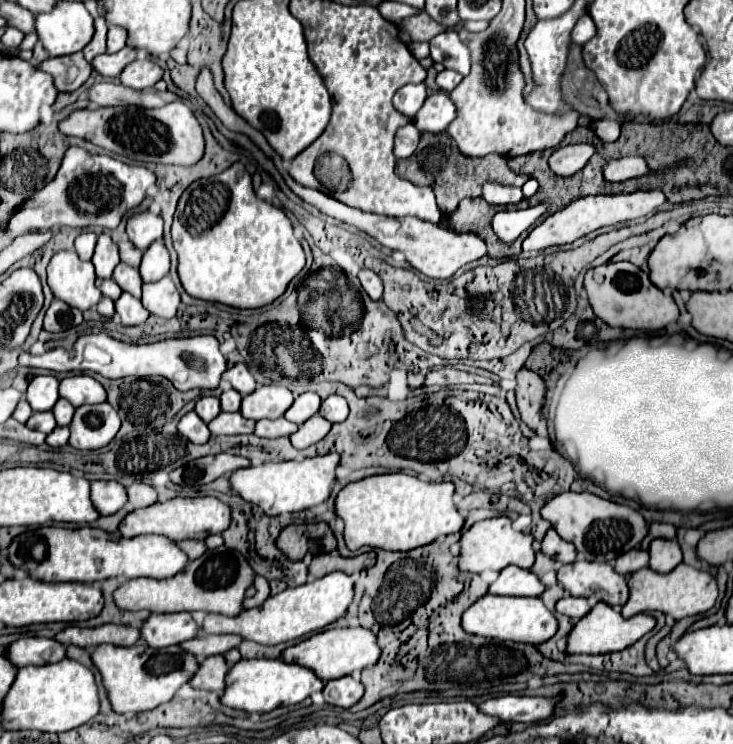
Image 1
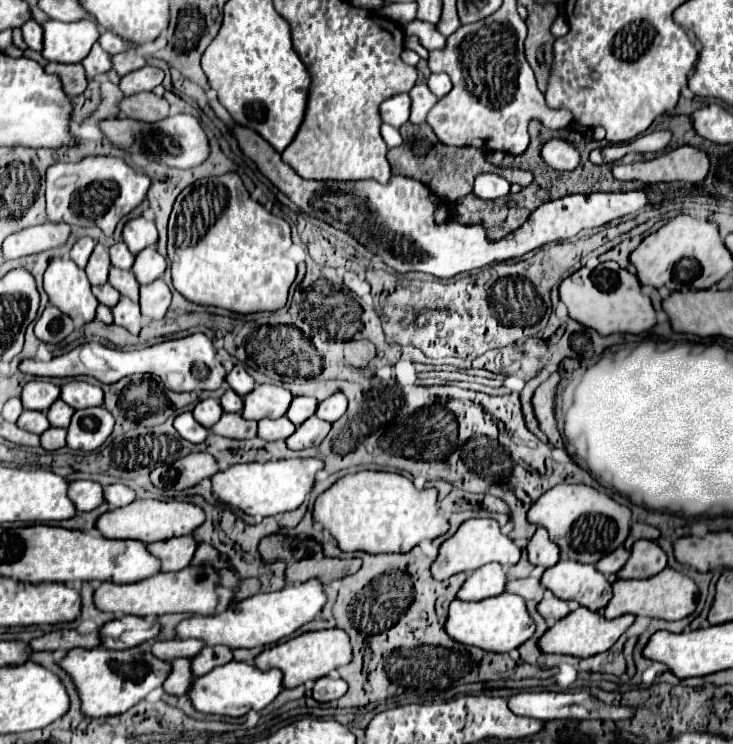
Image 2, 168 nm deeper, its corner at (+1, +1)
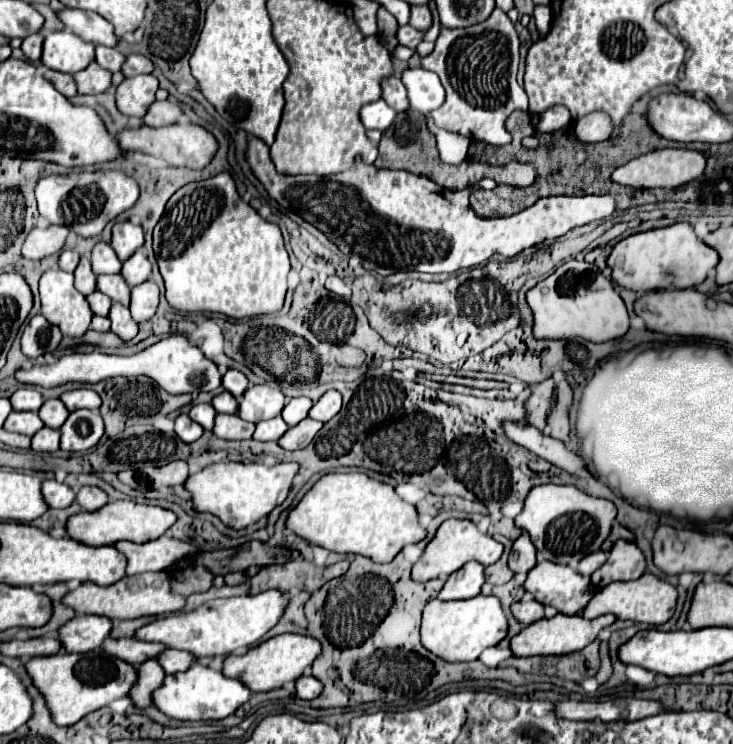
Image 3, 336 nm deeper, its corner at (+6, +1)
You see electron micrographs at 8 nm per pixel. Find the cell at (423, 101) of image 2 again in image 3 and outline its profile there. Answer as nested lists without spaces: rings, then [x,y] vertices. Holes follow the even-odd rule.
[[[390,76],[390,78],[382,80],[382,100],[386,104],[390,104],[390,108],[394,108],[396,112],[402,112],[408,108],[406,90],[398,76]]]

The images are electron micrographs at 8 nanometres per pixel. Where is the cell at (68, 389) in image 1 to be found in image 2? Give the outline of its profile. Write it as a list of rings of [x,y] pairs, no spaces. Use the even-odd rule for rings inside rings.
[[[71,380],[61,386],[61,400],[75,410],[87,406],[103,406],[103,390],[85,380]]]

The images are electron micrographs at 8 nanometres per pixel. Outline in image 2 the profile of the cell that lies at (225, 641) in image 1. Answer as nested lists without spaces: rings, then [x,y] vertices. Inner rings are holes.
[[[187,638],[187,640],[159,640],[155,642],[153,646],[153,654],[161,660],[173,660],[173,658],[193,658],[197,656],[201,650],[203,650],[203,642],[201,640],[193,640],[193,638]]]

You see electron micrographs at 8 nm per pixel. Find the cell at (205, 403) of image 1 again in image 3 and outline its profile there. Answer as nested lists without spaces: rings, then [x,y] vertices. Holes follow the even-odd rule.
[[[196,404],[190,410],[190,418],[194,422],[198,422],[204,430],[212,430],[214,428],[214,416],[216,416],[216,410],[214,410],[212,404]]]

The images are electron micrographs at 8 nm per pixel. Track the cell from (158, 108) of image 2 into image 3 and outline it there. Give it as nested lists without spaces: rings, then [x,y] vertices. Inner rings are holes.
[[[164,100],[164,102],[154,102],[146,116],[144,116],[144,124],[146,126],[152,126],[152,128],[160,128],[160,126],[170,126],[170,124],[176,124],[178,120],[182,118],[182,110],[180,106]]]

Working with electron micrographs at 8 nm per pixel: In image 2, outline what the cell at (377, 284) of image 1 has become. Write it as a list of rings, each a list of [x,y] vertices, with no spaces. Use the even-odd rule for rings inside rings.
[[[345,272],[345,284],[349,286],[351,292],[355,292],[357,296],[367,296],[371,290],[369,290],[369,284],[365,278],[359,278],[355,272]]]

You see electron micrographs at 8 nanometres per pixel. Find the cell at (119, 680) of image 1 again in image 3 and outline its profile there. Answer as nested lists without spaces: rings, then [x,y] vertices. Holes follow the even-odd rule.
[[[62,650],[52,656],[30,658],[24,668],[36,690],[42,694],[54,724],[58,726],[72,726],[86,714],[104,708],[108,702],[124,698],[136,682],[136,668],[132,664],[100,650],[86,654],[68,654]]]

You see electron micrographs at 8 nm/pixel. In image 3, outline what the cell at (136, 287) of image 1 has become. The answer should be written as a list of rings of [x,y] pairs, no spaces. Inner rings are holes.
[[[102,274],[98,276],[98,290],[106,294],[112,302],[130,304],[130,288],[120,274]]]

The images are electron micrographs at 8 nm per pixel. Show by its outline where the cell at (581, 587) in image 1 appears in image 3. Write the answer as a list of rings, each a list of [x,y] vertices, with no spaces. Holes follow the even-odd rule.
[[[538,562],[524,582],[524,590],[540,604],[554,606],[560,614],[578,614],[594,596],[588,578],[564,564]]]

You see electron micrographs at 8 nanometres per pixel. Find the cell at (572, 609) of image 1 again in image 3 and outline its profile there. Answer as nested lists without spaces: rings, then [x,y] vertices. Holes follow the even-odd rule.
[[[522,598],[522,600],[518,600],[518,602],[514,602],[510,606],[510,610],[512,610],[514,618],[518,622],[522,622],[524,626],[544,618],[544,606],[540,602],[536,602],[534,598]]]

